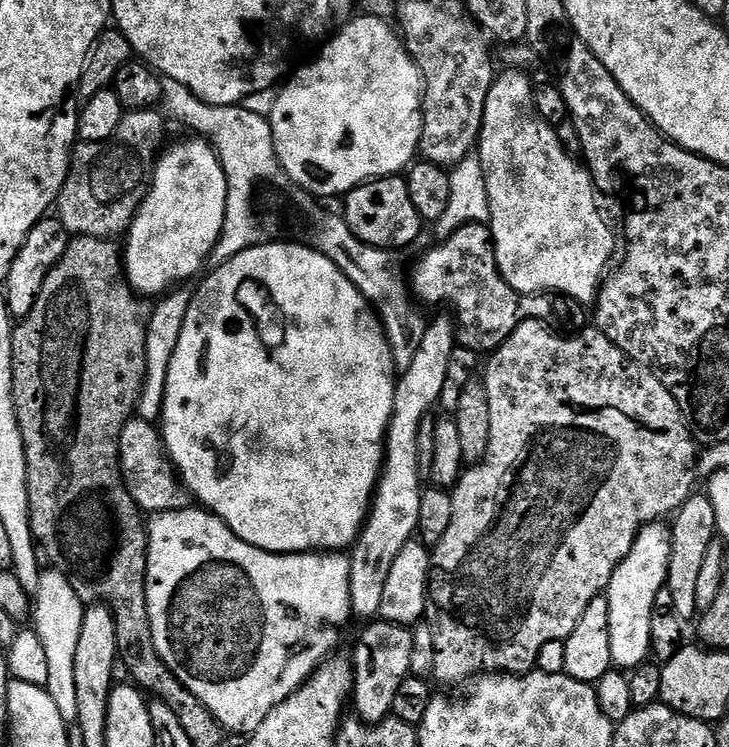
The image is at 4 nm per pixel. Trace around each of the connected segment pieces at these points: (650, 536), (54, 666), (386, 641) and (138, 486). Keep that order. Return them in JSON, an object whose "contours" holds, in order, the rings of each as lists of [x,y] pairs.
{"contours":[[[[653,522],[640,529],[630,554],[614,570],[606,595],[610,606],[610,654],[613,665],[620,670],[631,670],[649,659],[650,614],[654,598],[665,591],[672,549],[672,530],[667,523]]],[[[44,570],[40,573],[38,590],[34,593],[34,629],[46,650],[46,665],[49,680],[47,682],[50,698],[58,706],[65,722],[75,721],[78,714],[78,689],[74,683],[74,657],[78,655],[78,634],[82,634],[82,622],[86,618],[86,605],[74,594],[63,574],[55,570]]],[[[375,622],[356,640],[356,649],[350,652],[352,661],[352,673],[356,676],[352,683],[351,703],[356,704],[355,715],[363,720],[365,724],[377,724],[382,722],[386,717],[393,715],[392,707],[394,698],[397,697],[398,688],[402,682],[410,675],[410,656],[414,651],[414,638],[412,628],[403,628],[401,624],[385,624]]],[[[133,418],[126,422],[120,435],[120,474],[128,493],[141,513],[181,512],[189,507],[190,493],[184,487],[168,451],[164,448],[162,433],[151,420]]]]}

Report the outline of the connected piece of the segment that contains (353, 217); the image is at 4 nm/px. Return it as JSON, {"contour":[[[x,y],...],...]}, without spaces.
{"contour":[[[403,175],[382,176],[359,184],[343,197],[344,221],[350,230],[363,244],[373,244],[375,248],[397,250],[412,244],[420,236],[422,221],[418,210],[414,210],[414,202],[410,202],[410,190],[407,179]]]}

